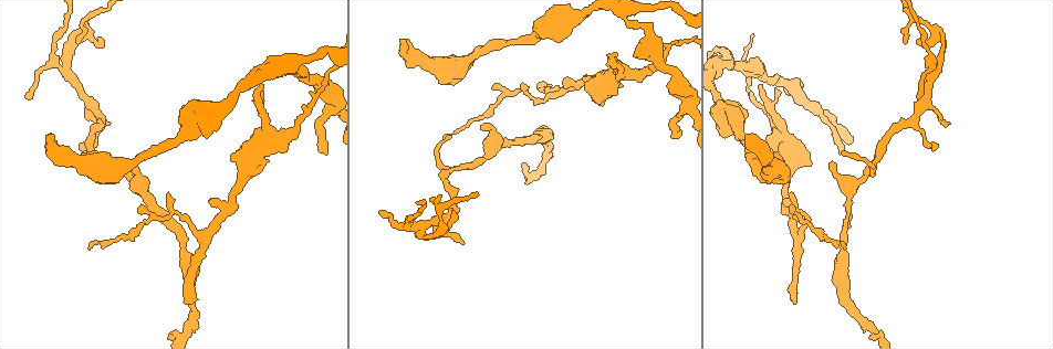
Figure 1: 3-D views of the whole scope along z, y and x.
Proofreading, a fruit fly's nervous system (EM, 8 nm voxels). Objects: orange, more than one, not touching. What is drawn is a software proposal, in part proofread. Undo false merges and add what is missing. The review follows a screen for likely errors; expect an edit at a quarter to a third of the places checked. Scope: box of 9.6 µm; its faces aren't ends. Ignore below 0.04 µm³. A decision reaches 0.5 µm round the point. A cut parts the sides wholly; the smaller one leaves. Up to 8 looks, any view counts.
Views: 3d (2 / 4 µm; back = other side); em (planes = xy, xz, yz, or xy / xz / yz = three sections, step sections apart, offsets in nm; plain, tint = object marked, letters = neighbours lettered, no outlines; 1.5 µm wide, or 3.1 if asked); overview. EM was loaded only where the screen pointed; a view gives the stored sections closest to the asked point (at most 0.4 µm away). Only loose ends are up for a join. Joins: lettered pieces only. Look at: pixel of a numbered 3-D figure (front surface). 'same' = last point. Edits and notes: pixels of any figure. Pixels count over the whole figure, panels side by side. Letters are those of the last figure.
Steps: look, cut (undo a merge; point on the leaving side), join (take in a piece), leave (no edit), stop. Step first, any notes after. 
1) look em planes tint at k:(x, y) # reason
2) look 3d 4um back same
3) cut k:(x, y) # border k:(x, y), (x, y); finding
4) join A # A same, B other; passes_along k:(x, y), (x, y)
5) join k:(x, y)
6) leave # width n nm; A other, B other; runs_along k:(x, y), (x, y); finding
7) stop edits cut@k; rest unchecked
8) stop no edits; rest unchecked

look em planes tint at 1:(736, 65) # sharp bend

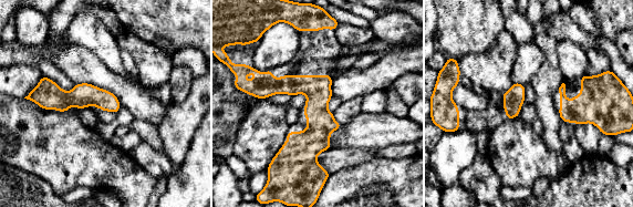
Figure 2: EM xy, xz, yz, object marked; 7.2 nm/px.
look em planes letters same

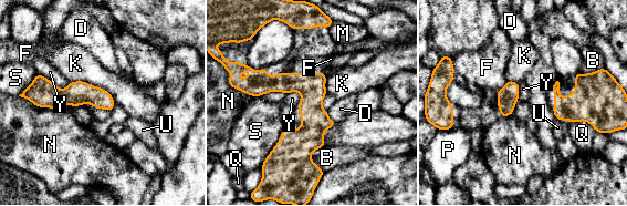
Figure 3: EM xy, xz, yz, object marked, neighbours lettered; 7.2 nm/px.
leave # longest_contact K 360 nm; B other, D other, F other, K other, M other, N other, P other, Q other, S other, U other, Y other; border 3:(38, 72), (61, 89), (71, 82); continuous, no second cell

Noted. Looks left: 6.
look em yz step 8 letters at 1:(863, 180) # sudden change in width

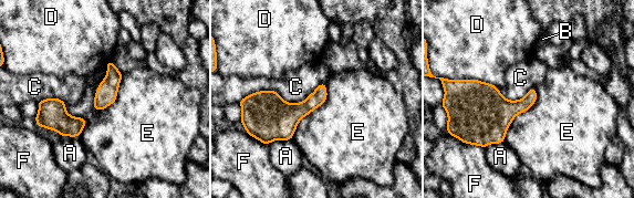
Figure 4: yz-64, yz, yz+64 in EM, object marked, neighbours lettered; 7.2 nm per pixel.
leave # width 120 nm; A other, B other, C other, D other, E other, F other; border 4:(326, 83), (326, 100), (291, 138); all the same cell

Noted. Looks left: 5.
look em planes letters at 1:(436, 228) # thin end

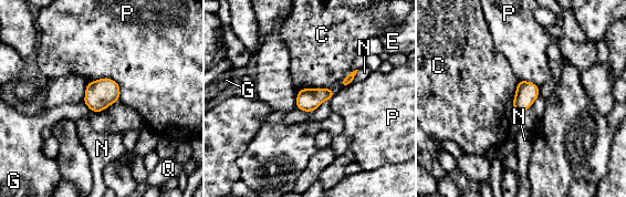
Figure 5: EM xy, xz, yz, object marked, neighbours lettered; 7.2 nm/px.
leave # longest_contact P 260 nm; C other, E other, G other, N other, P other, Q other; border 5:(329, 87), (304, 87), (299, 90); no lettered piece goes on from it

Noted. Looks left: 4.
stop no edits; rest unchecked

